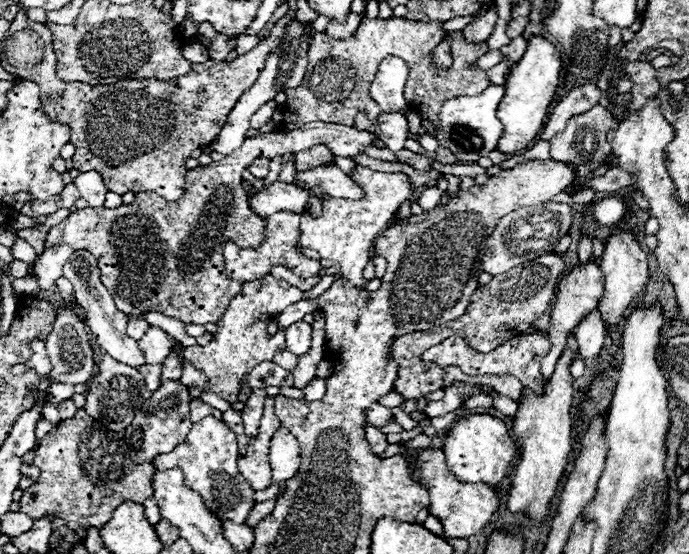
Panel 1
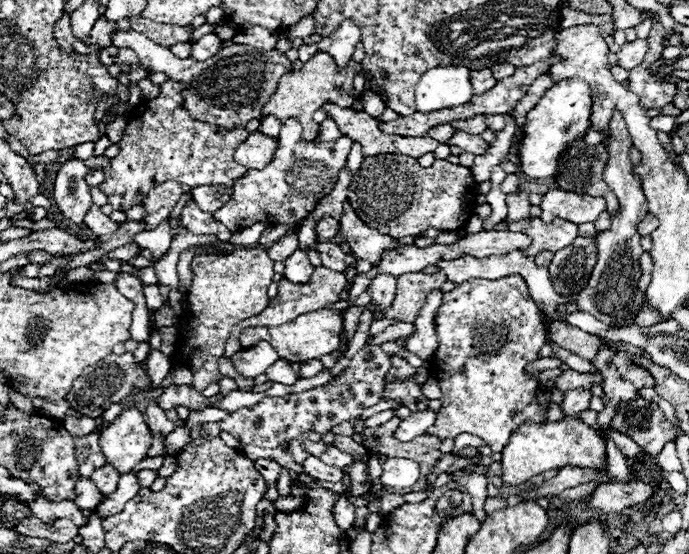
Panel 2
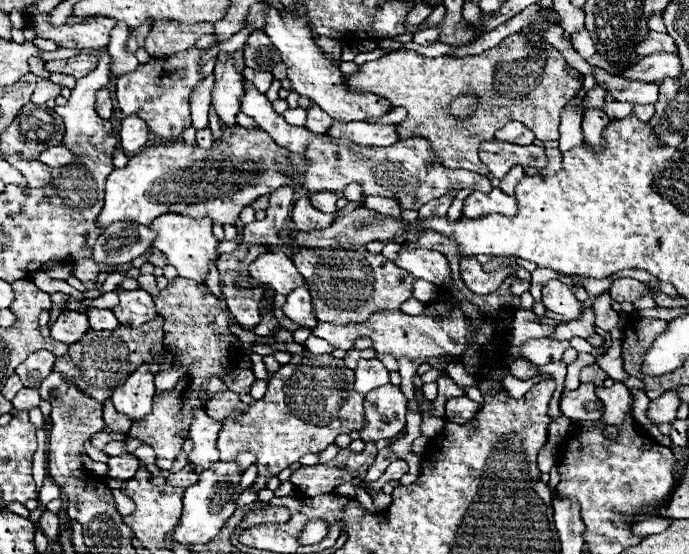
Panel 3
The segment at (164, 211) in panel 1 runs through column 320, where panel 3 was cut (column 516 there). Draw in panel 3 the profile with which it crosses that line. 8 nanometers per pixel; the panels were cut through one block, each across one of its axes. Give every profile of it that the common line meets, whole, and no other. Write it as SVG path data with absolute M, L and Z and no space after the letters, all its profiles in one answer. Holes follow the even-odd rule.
M508 122L506 126L502 126L500 130L496 130L496 140L502 142L512 142L512 144L520 144L520 146L528 146L534 142L534 134L520 122Z

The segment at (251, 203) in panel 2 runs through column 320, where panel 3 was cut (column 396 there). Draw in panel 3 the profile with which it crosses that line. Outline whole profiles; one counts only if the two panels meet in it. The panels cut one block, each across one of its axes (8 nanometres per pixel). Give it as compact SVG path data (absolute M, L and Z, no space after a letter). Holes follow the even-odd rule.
M244 82L244 96L240 98L240 110L248 114L260 130L268 132L274 142L278 142L282 148L292 150L296 154L304 154L312 166L308 166L308 174L304 176L304 188L308 192L342 192L350 182L362 184L364 196L384 196L384 198L396 198L402 206L402 210L418 210L422 204L448 194L450 190L462 190L468 186L474 186L480 192L492 190L490 180L480 174L472 174L468 170L446 170L442 164L436 162L436 154L426 138L406 138L398 140L392 146L380 148L380 146L358 146L350 140L336 140L330 136L318 136L312 134L306 128L290 126L284 116L276 114L272 104L266 100L264 94L256 90L252 82Z

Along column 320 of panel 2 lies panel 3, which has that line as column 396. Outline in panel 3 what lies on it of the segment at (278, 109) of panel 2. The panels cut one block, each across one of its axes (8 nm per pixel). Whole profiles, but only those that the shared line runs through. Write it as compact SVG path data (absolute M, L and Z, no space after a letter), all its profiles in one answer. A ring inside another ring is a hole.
M512 34L512 36L504 38L498 46L484 50L482 54L464 56L464 58L454 58L454 56L426 58L412 50L390 52L374 62L366 62L364 66L360 66L360 72L356 76L348 76L348 86L350 86L350 90L378 94L378 96L390 100L392 106L404 106L408 110L408 118L398 126L400 138L424 136L430 140L436 156L440 158L440 162L446 168L452 168L452 170L462 168L462 170L470 170L470 172L486 176L488 168L478 158L478 146L482 142L492 140L494 132L500 126L516 120L516 122L522 122L526 128L530 128L538 140L558 140L560 138L560 132L558 132L560 110L578 90L578 86L576 86L578 80L568 76L564 66L566 66L566 60L552 44L542 40L532 46L532 42L526 34ZM462 94L472 94L472 96L476 94L476 98L480 100L480 106L466 120L456 120L448 112L448 106L452 104L454 98L458 98Z

